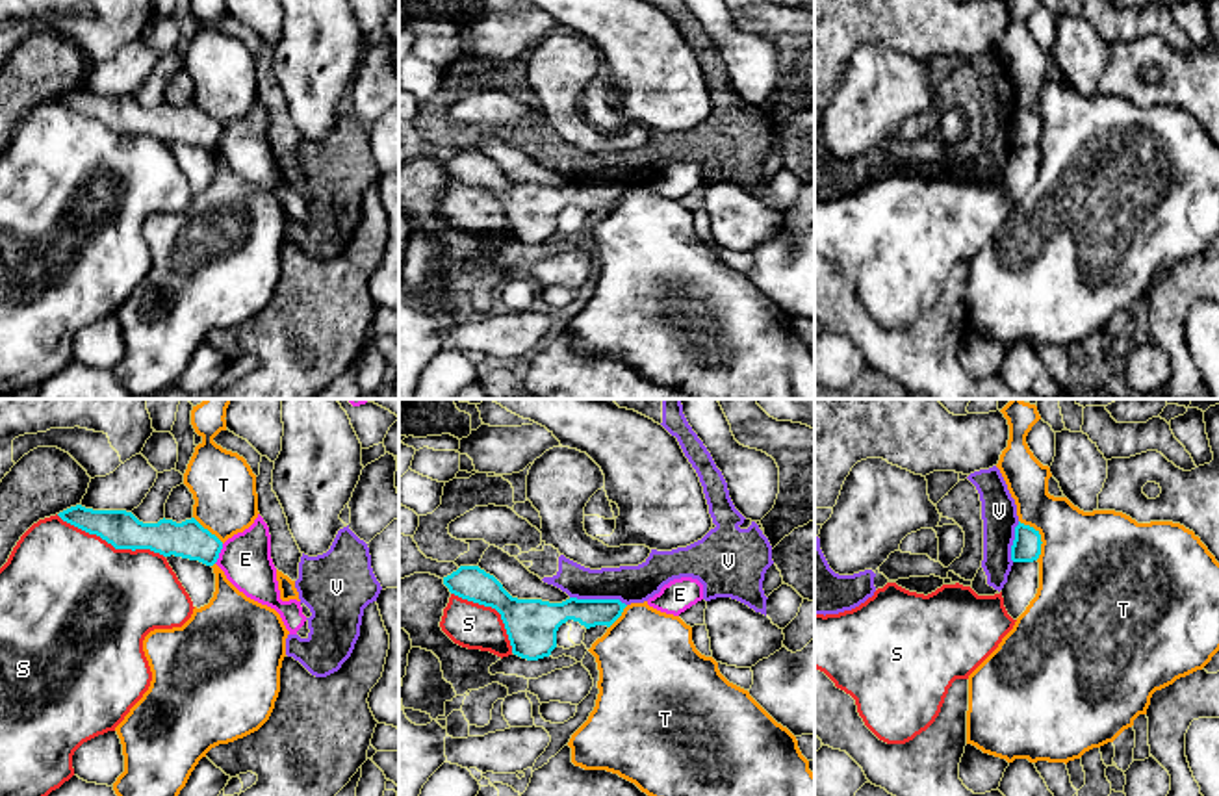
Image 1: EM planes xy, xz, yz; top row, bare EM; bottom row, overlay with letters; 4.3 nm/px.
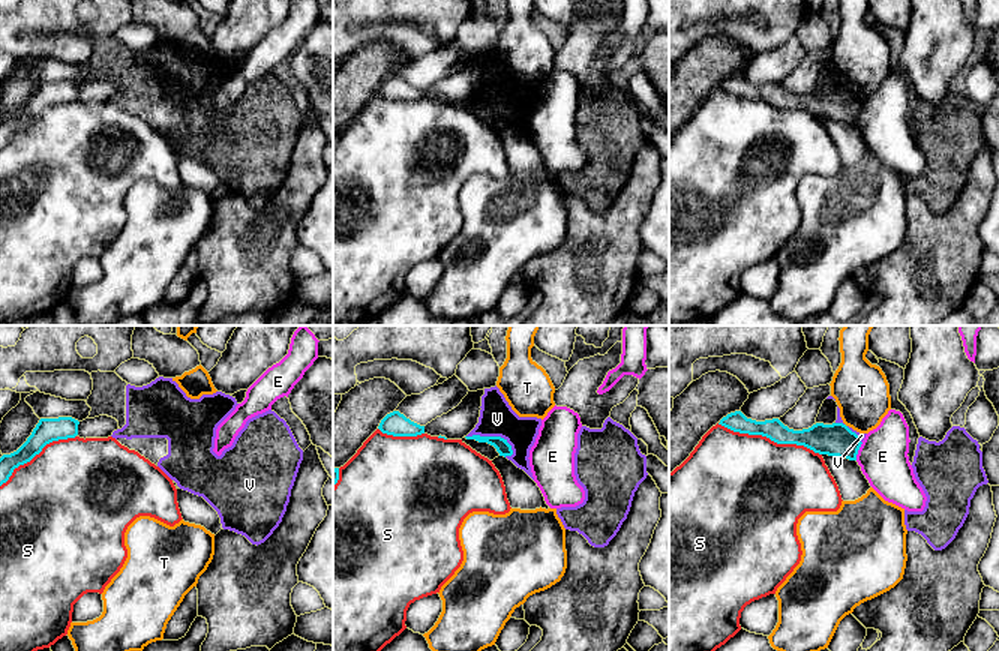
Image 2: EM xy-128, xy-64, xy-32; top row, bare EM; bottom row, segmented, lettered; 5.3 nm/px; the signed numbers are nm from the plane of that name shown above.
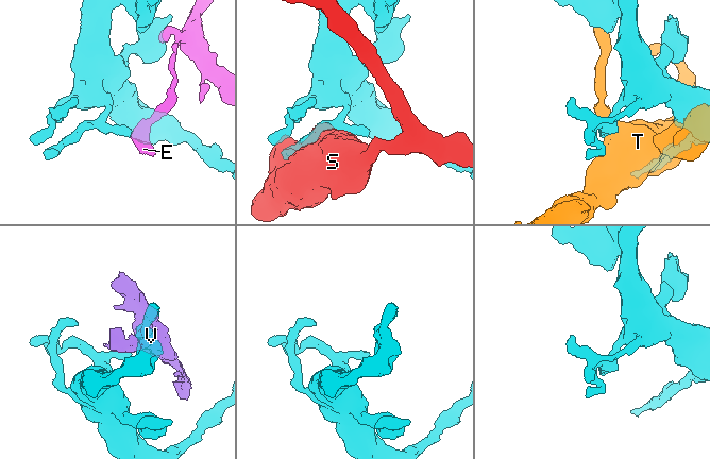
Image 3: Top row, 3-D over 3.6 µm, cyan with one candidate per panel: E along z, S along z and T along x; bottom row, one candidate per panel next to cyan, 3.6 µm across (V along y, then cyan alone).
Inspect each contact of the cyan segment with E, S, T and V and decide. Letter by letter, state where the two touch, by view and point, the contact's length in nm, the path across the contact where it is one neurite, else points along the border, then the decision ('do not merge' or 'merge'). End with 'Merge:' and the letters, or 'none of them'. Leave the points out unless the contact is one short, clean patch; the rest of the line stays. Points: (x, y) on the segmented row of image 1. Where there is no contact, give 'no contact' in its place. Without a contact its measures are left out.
E: meets cyan in xy at (219, 552); contact 100 nm long; do not merge
S: meets cyan in xy at (110, 542); contact 500 nm long; do not merge
T: meets cyan in yz at (1039, 537); contact 190 nm long; do not merge
V: meets cyan in xz at (598, 600); contact 260 nm long; border along xz (570, 596), (618, 598), (626, 605); do not merge
Merge: none of them

